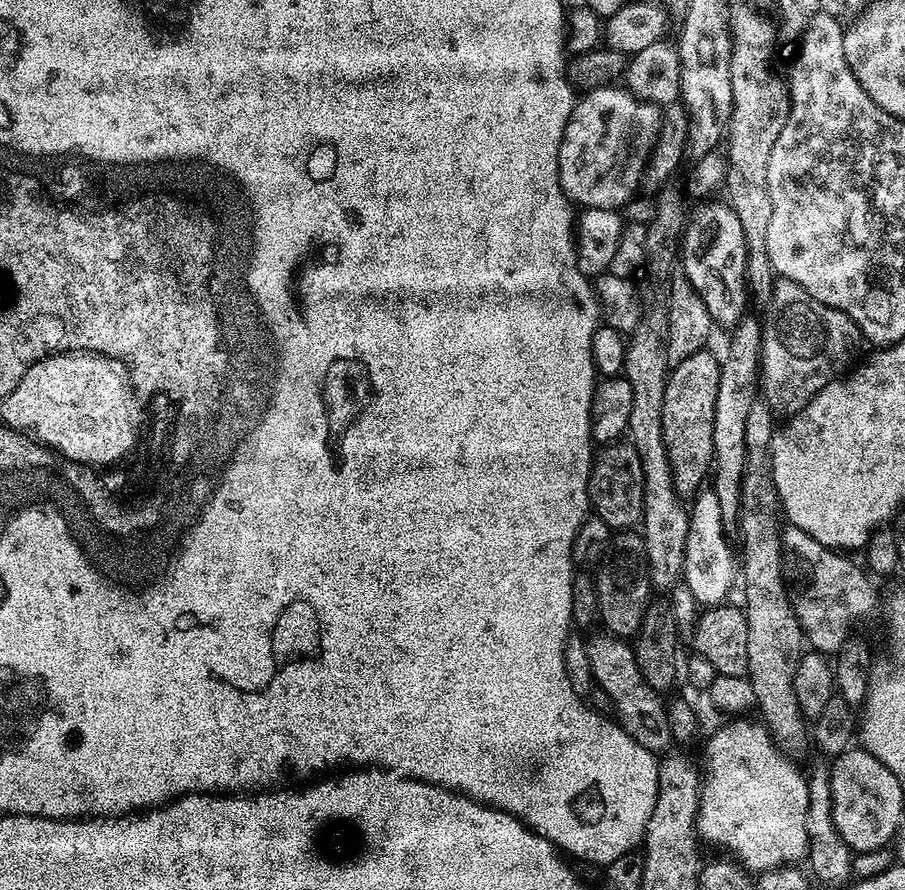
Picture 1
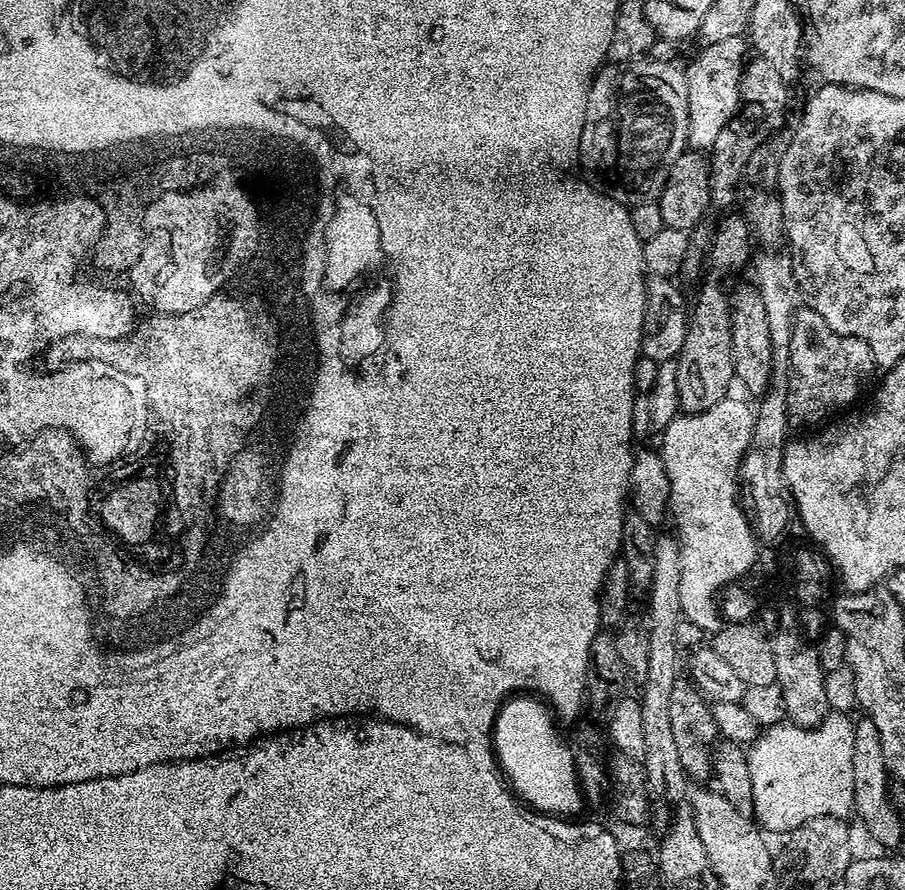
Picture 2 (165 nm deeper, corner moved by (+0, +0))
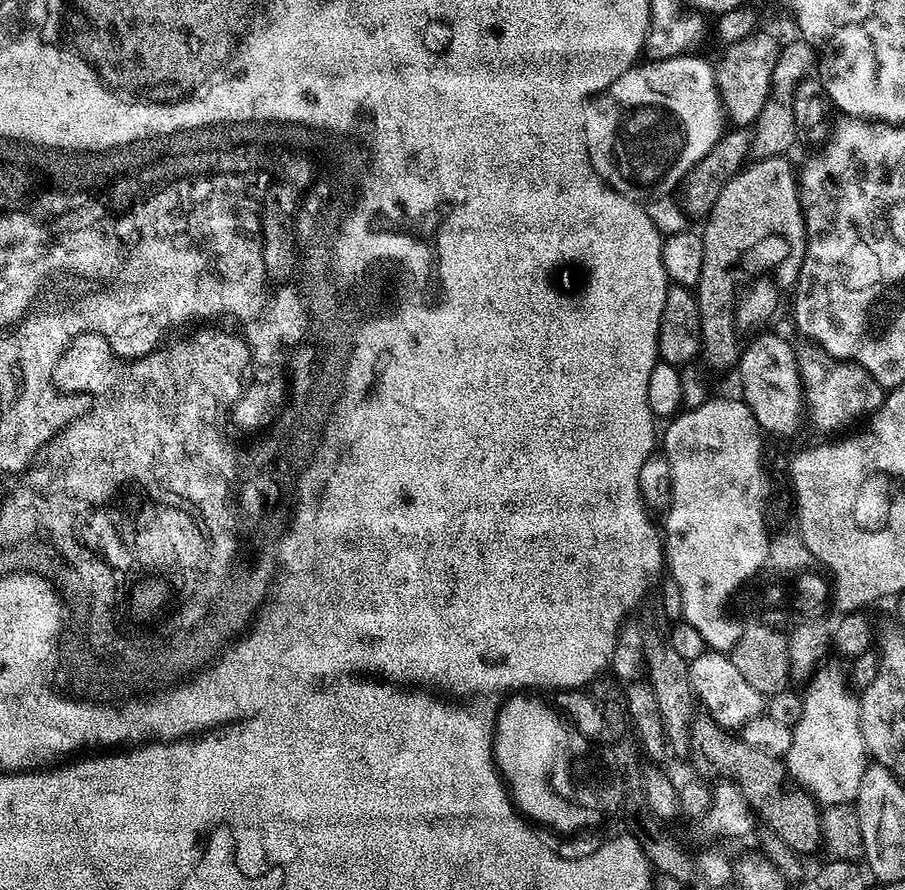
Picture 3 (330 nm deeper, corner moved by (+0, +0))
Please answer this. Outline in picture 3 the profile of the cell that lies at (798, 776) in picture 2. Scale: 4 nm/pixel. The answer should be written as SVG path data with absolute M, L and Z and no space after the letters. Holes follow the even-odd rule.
M821 663L811 673L812 681L808 689L802 692L803 706L801 720L792 728L793 741L790 742L789 752L786 755L788 774L798 781L801 786L824 806L829 804L846 804L855 801L858 794L858 785L862 783L862 774L870 763L868 748L862 738L860 725L860 702L857 693L848 689L848 680L844 672L836 664Z

